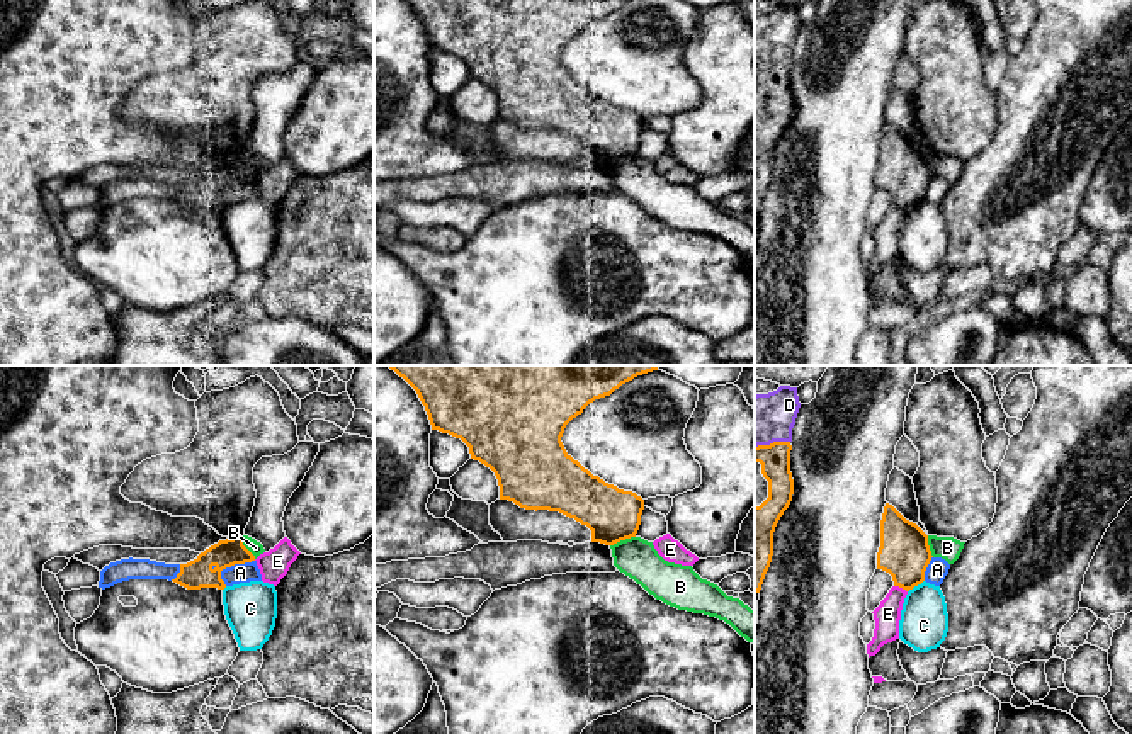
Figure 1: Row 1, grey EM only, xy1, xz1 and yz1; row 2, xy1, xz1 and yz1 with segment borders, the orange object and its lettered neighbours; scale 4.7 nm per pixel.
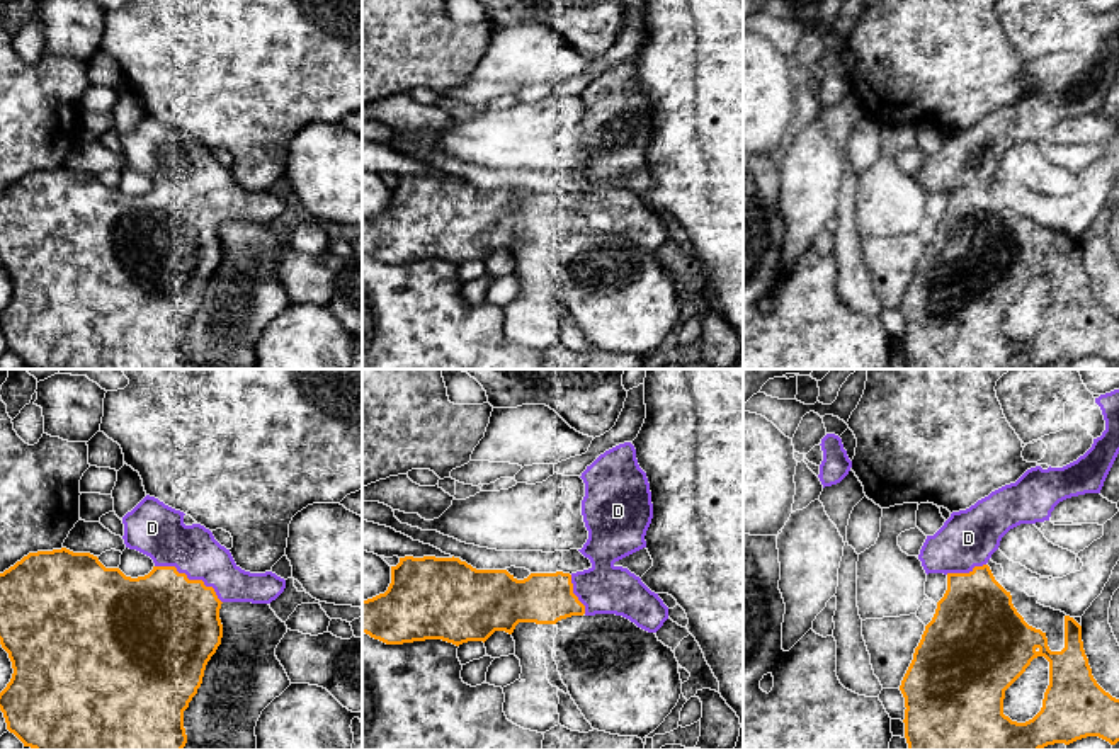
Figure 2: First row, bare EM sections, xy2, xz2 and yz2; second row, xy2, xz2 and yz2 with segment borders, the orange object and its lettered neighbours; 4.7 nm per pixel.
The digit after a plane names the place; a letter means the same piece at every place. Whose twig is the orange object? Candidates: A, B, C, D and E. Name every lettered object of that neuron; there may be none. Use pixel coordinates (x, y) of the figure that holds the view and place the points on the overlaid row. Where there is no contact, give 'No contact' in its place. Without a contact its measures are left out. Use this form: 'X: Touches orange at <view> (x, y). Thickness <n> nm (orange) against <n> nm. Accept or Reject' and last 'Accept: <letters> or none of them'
A: Touches orange at xy1 (233, 564). Thickness 140 nm (orange) against 100 nm. Reject
B: Touches orange at xz1 (622, 539). Thickness 260 nm (orange) against 190 nm. Reject
C: Touches orange at yz1 (915, 585). Thickness 240 nm (orange) against 240 nm. Reject
D: Touches orange at xy2 (191, 580). Thickness 500 nm (orange) against 240 nm. Accept
E: Touches orange at yz1 (901, 587). Thickness 240 nm (orange) against 120 nm. Reject
Accept: D

